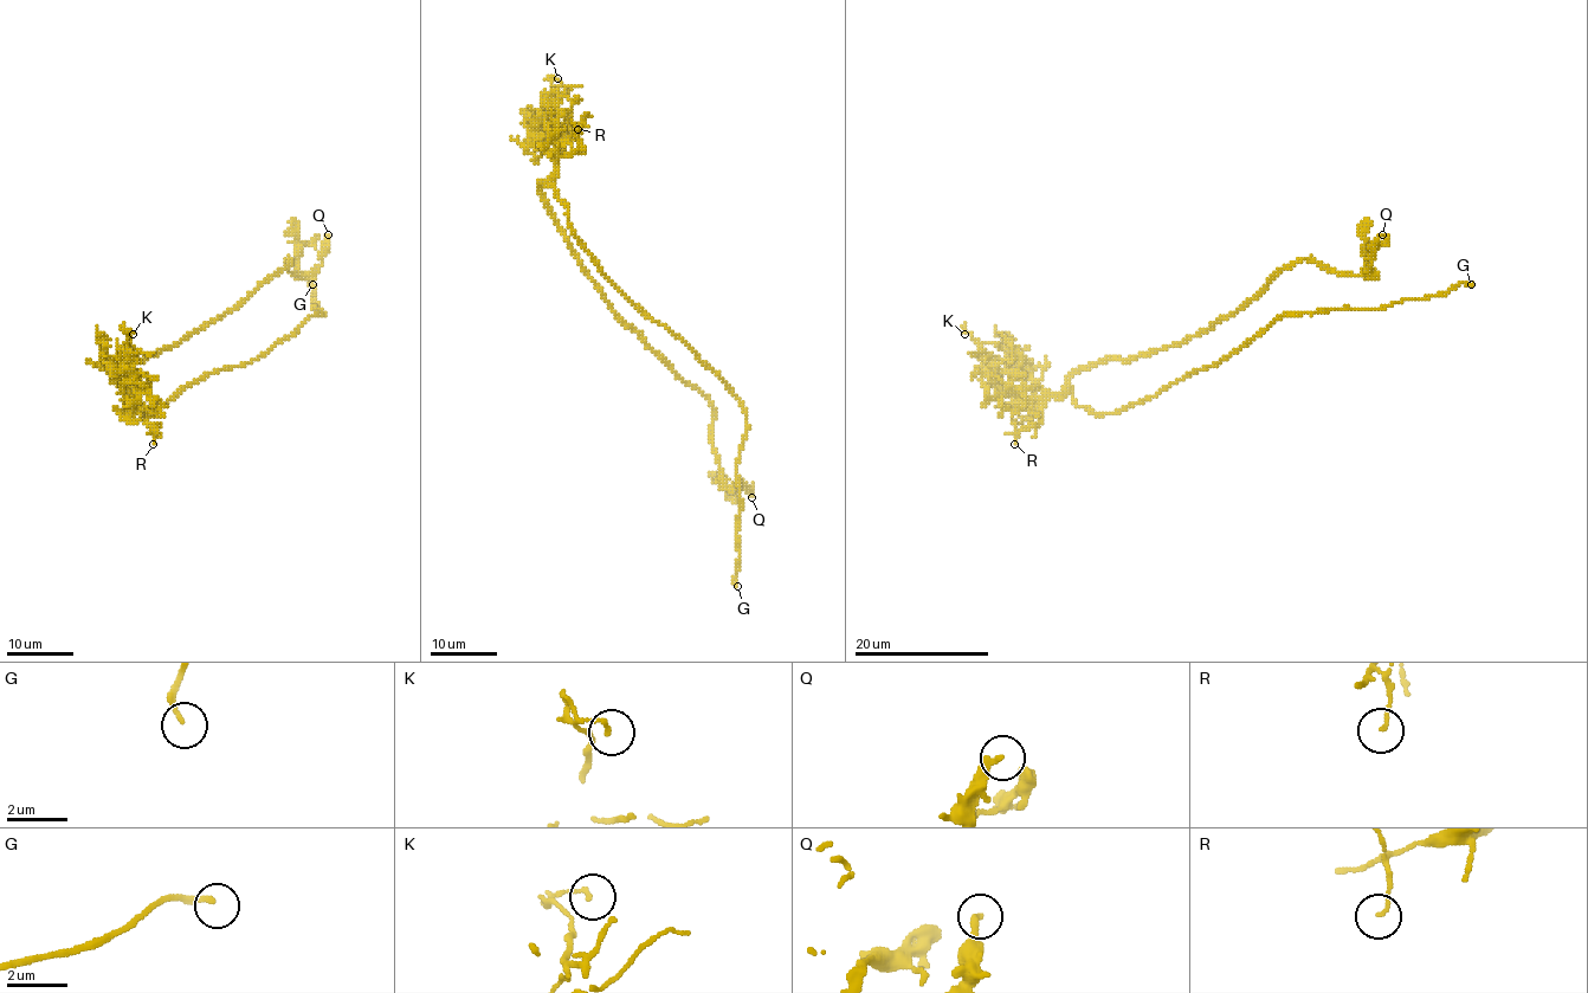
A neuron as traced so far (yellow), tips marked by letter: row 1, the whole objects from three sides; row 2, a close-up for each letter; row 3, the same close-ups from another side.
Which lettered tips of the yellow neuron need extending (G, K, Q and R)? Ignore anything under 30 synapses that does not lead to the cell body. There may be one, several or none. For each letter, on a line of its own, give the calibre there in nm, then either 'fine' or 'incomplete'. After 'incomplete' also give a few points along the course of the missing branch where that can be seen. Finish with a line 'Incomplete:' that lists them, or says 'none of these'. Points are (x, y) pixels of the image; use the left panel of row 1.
G: 170 nm | incomplete | (312, 284), (321, 284), (341, 303), (344, 322), (303, 363), (291, 367), (283, 375)
K: 130 nm | fine
Q: 200 nm | fine
R: 110 nm | fine
Incomplete: G

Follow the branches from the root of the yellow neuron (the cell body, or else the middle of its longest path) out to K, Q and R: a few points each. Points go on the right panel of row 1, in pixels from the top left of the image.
K: (1080, 406), (1070, 391), (1045, 392), (1021, 372), (1001, 371), (973, 336), (964, 334)
Q: (1080, 406), (1072, 375), (1196, 336), (1293, 263), (1374, 276), (1369, 268), (1382, 234)
R: (1080, 406), (1070, 391), (1050, 395), (1045, 400), (1041, 419), (1034, 426), (1018, 431), (1014, 444)

